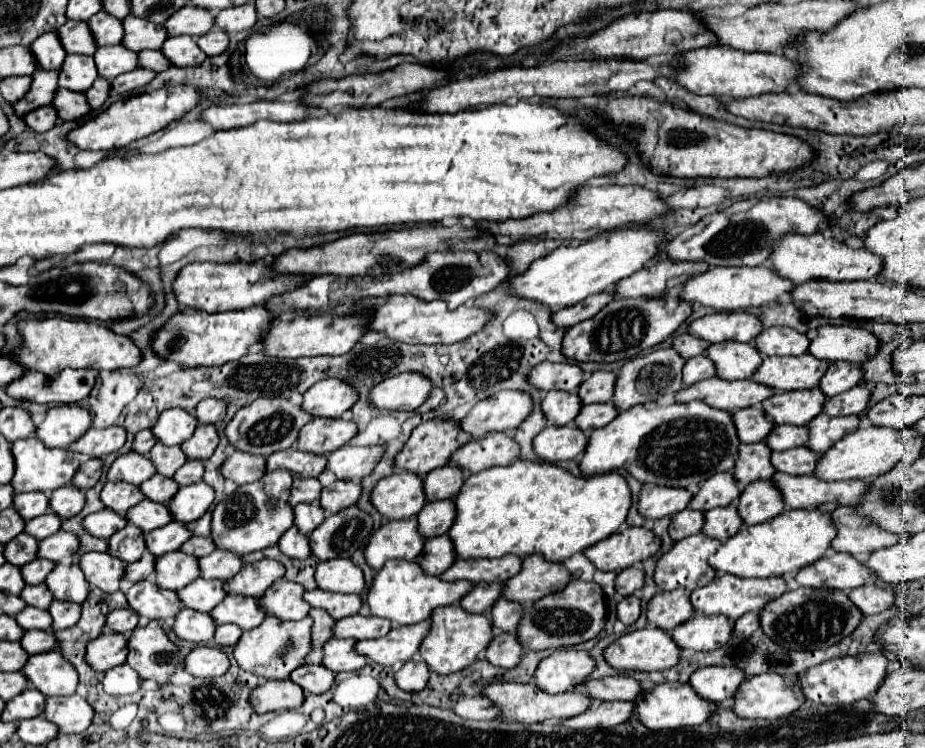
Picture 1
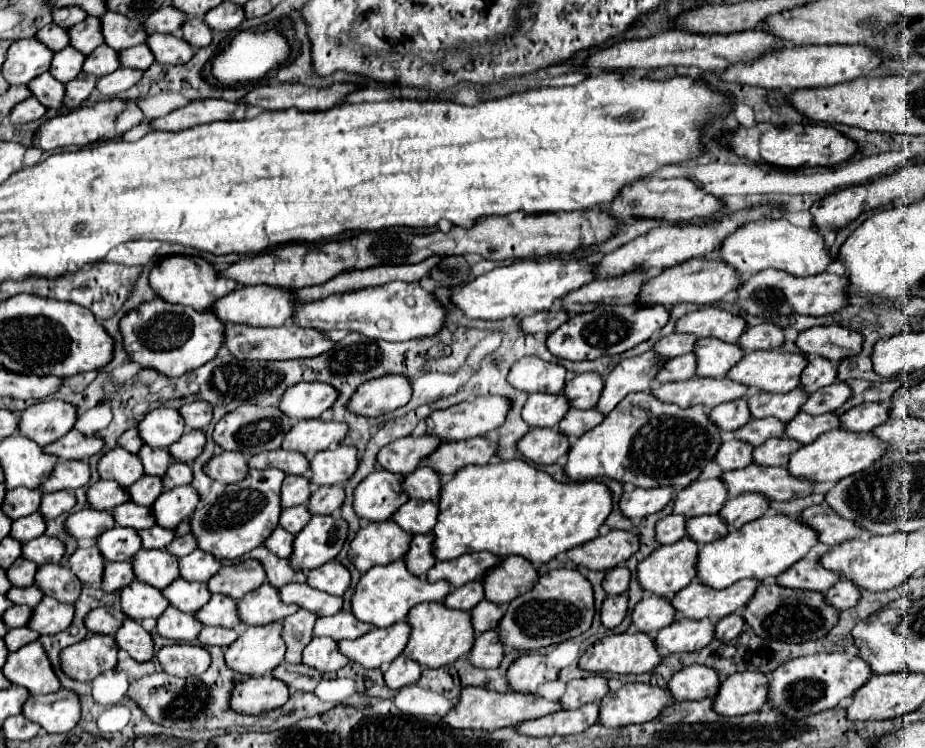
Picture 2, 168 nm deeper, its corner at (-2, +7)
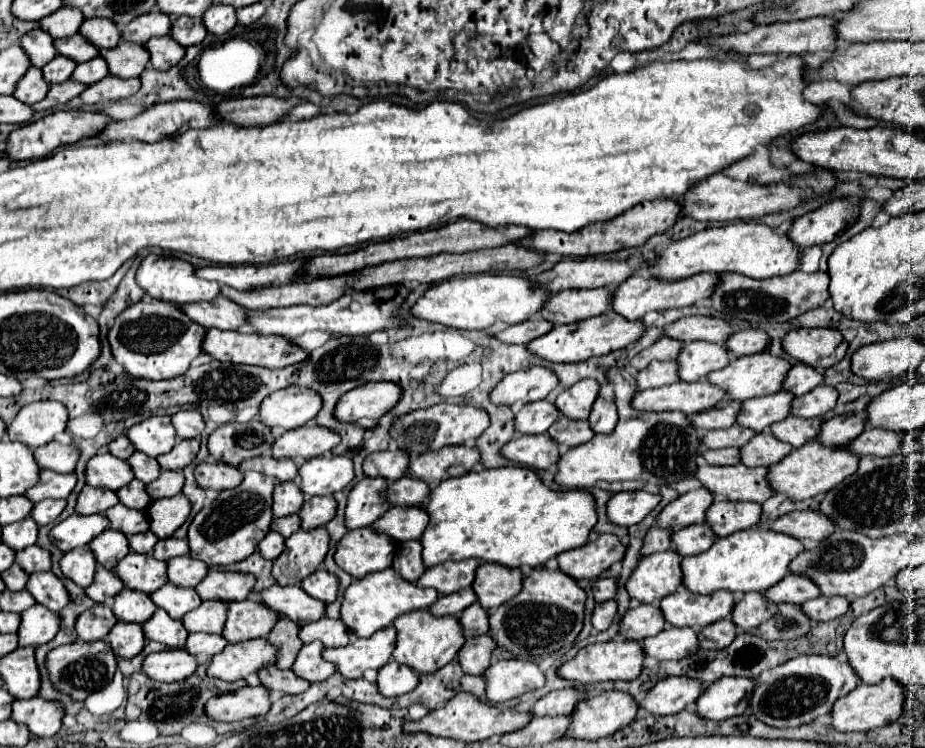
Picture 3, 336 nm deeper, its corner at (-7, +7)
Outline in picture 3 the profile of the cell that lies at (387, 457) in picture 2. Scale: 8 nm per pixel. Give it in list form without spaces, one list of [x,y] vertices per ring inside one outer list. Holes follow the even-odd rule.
[[[383,450],[365,458],[363,474],[369,478],[385,478],[387,482],[393,482],[405,476],[407,464],[407,454],[401,454],[399,450]]]

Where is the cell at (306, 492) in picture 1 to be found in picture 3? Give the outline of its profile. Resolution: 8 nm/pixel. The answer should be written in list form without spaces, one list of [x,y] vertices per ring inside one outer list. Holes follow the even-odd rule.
[[[279,482],[273,492],[273,516],[291,516],[301,510],[305,502],[305,496],[297,490],[297,484],[293,482]]]

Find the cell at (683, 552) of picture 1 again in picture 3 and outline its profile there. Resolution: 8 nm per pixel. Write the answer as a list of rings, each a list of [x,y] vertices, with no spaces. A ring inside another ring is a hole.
[[[673,550],[657,552],[649,558],[643,558],[625,584],[629,598],[641,604],[657,604],[661,598],[681,586],[679,566],[681,556],[673,554]]]

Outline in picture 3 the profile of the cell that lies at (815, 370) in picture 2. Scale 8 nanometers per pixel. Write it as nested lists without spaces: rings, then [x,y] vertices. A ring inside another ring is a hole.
[[[799,362],[799,364],[793,364],[791,370],[787,372],[781,390],[787,390],[793,396],[799,396],[799,394],[805,394],[805,392],[813,390],[821,382],[823,382],[823,374],[819,374],[811,366],[805,366],[805,364]]]

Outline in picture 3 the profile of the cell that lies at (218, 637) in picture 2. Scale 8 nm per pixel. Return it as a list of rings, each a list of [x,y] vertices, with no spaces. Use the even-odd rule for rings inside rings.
[[[189,634],[187,642],[185,642],[185,650],[189,650],[189,654],[197,656],[197,654],[219,654],[223,648],[227,646],[227,642],[219,636],[219,634]]]

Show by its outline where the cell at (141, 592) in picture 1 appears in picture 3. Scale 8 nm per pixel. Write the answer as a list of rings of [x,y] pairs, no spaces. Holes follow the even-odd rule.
[[[121,590],[115,596],[111,610],[119,622],[125,622],[125,620],[143,620],[145,622],[153,616],[153,612],[157,608],[153,606],[153,602],[147,594],[133,592],[133,590]]]

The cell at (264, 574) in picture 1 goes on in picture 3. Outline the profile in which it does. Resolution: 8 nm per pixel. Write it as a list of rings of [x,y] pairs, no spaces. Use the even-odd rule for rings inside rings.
[[[209,570],[195,590],[203,600],[239,602],[249,596],[249,592],[253,590],[253,584],[255,584],[255,578],[251,574]]]

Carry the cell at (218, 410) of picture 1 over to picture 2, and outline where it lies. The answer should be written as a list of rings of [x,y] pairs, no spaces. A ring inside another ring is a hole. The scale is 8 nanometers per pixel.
[[[196,400],[196,402],[184,404],[184,406],[180,408],[180,414],[182,414],[188,430],[206,428],[206,426],[210,424],[210,420],[212,420],[212,406],[210,406],[210,402]]]

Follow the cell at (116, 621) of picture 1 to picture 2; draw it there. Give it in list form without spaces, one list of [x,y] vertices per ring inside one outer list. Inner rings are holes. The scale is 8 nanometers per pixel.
[[[104,606],[104,608],[96,608],[92,610],[92,614],[88,614],[86,618],[86,626],[90,632],[98,632],[98,634],[116,634],[116,630],[124,624],[126,616],[120,608],[112,608],[112,606]]]

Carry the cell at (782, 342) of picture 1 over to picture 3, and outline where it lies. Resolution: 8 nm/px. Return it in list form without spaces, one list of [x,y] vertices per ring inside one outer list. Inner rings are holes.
[[[753,328],[733,332],[725,342],[725,348],[733,358],[763,352],[767,350],[767,346],[769,346],[769,336],[763,330],[753,330]]]

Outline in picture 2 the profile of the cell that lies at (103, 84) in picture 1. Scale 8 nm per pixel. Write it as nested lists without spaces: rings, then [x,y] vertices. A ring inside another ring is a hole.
[[[84,72],[78,78],[74,78],[72,82],[68,82],[66,84],[66,102],[64,102],[64,106],[66,108],[78,108],[92,94],[92,90],[96,88],[96,82],[98,82],[98,78],[88,76]]]

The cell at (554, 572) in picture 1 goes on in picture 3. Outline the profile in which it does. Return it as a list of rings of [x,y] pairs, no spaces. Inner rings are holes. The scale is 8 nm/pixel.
[[[481,564],[475,572],[475,580],[471,584],[477,602],[485,610],[493,610],[521,590],[521,570],[505,570],[505,566],[497,564]]]

